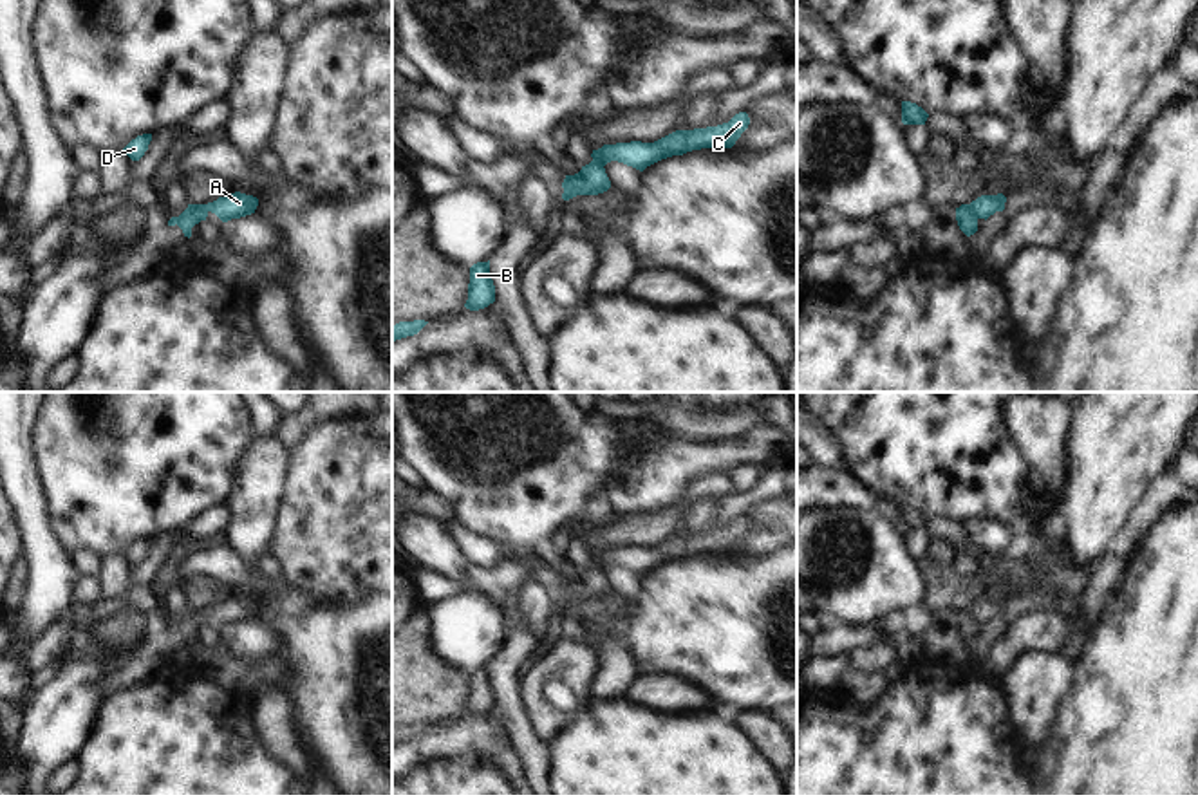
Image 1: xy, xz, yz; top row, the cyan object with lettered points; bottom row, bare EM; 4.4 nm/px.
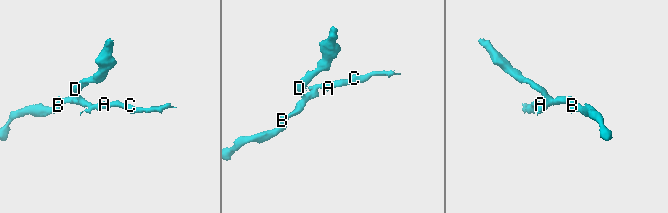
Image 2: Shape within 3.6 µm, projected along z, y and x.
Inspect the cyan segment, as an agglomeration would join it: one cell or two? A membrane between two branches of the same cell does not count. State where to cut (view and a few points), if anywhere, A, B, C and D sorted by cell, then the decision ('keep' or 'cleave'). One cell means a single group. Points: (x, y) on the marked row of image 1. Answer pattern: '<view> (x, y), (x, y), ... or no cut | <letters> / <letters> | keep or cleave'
yz (967, 205), (976, 219) | A C / B D | cleave

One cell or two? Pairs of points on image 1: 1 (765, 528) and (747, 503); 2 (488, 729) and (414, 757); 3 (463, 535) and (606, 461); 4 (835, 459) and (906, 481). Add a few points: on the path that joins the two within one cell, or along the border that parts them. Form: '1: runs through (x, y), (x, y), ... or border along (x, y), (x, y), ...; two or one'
1: border along (777, 497), (754, 505), (743, 515); two
2: runs through (470, 734), (432, 745); one
3: border along (456, 519), (470, 532), (496, 541), (506, 551); two
4: border along (823, 427), (839, 443), (850, 468); two

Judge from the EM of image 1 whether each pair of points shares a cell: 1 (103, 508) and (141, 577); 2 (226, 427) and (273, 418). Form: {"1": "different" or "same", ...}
{"1": "different", "2": "different"}

